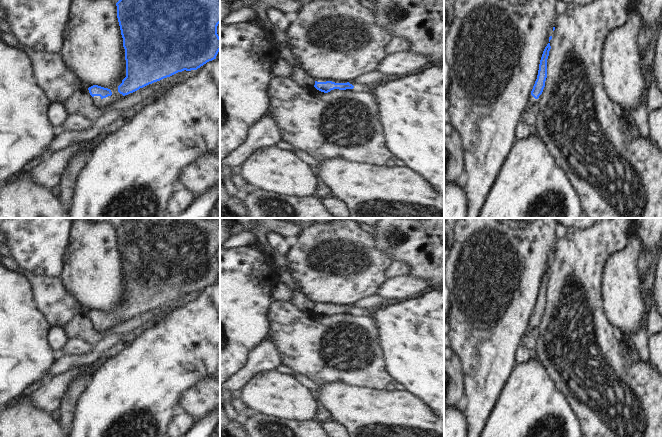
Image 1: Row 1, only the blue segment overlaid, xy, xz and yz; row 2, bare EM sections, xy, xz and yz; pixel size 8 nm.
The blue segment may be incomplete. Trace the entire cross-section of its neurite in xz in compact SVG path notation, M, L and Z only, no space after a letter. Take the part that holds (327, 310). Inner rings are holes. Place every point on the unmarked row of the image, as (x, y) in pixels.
M315 305L314 311L324 317L328 317L331 314L334 313L339 313L339 314L346 314L346 313L353 313L354 310L350 308L349 306L347 307L335 307L332 305L326 305L326 306L317 306Z

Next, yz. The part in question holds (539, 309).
M548 267L543 275L543 278L540 284L537 303L531 315L532 320L528 325L528 329L532 329L534 325L539 322L539 320L542 318L543 313L545 311L545 305L547 302L547 283L549 280L550 273L551 273L551 270L550 270L550 267Z

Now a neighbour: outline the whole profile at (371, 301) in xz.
M369 295L362 299L357 300L349 307L354 310L355 313L361 313L367 308L375 308L380 302L382 302L384 298L380 297L379 295Z

